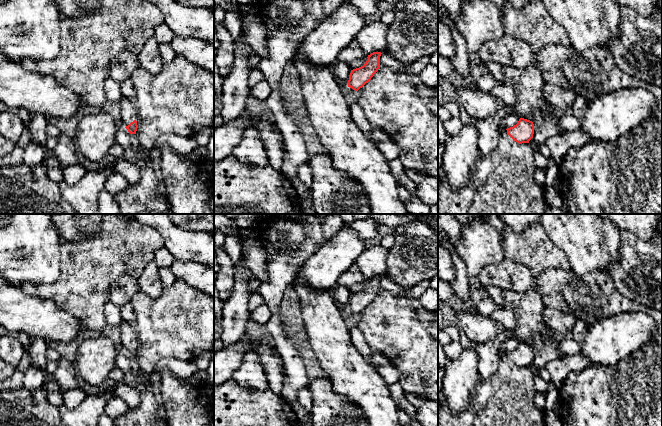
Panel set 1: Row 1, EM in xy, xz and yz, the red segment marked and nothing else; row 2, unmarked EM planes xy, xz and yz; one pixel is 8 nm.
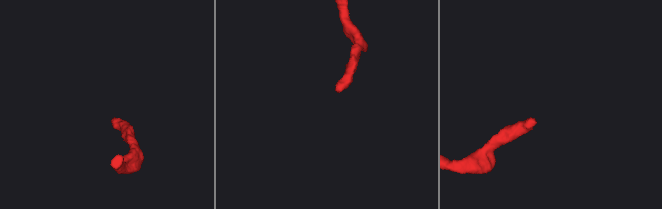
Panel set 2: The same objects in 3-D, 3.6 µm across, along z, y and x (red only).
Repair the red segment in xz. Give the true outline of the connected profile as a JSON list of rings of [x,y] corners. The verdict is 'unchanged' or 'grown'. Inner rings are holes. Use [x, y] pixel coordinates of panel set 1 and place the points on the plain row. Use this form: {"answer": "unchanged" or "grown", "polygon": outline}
{"answer": "grown", "polygon": [[[381,276],[371,277],[363,290],[351,294],[348,304],[348,320],[353,321],[360,312],[371,304],[380,292],[379,284],[381,278]]]}

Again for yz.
{"answer": "unchanged", "polygon": [[[520,342],[516,349],[506,354],[507,358],[517,367],[529,367],[533,362],[534,348],[530,344]]]}

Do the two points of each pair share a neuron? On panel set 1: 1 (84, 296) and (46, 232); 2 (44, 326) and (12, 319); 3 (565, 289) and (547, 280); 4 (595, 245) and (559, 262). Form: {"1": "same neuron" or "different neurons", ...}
{"1": "different neurons", "2": "same neuron", "3": "same neuron", "4": "different neurons"}

